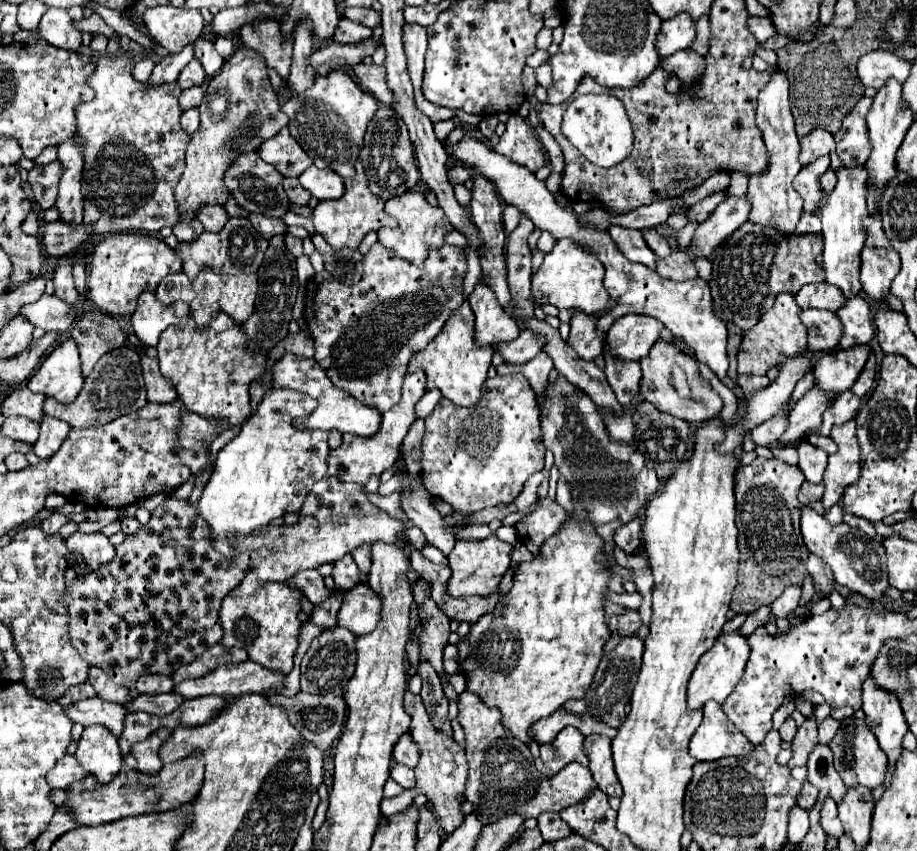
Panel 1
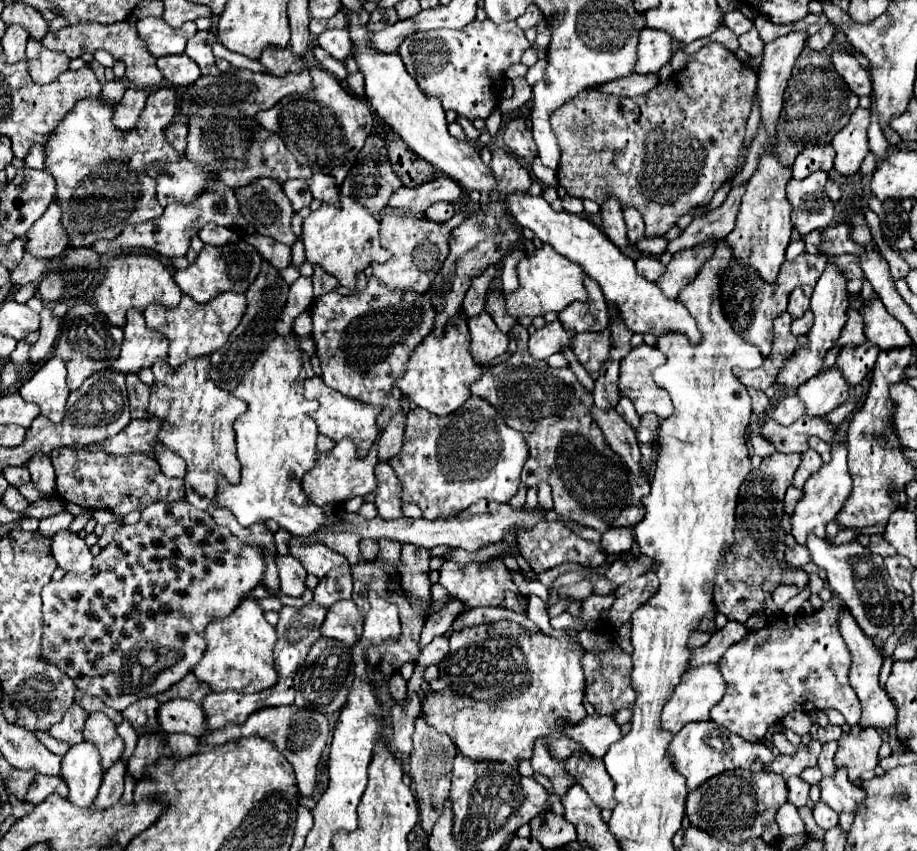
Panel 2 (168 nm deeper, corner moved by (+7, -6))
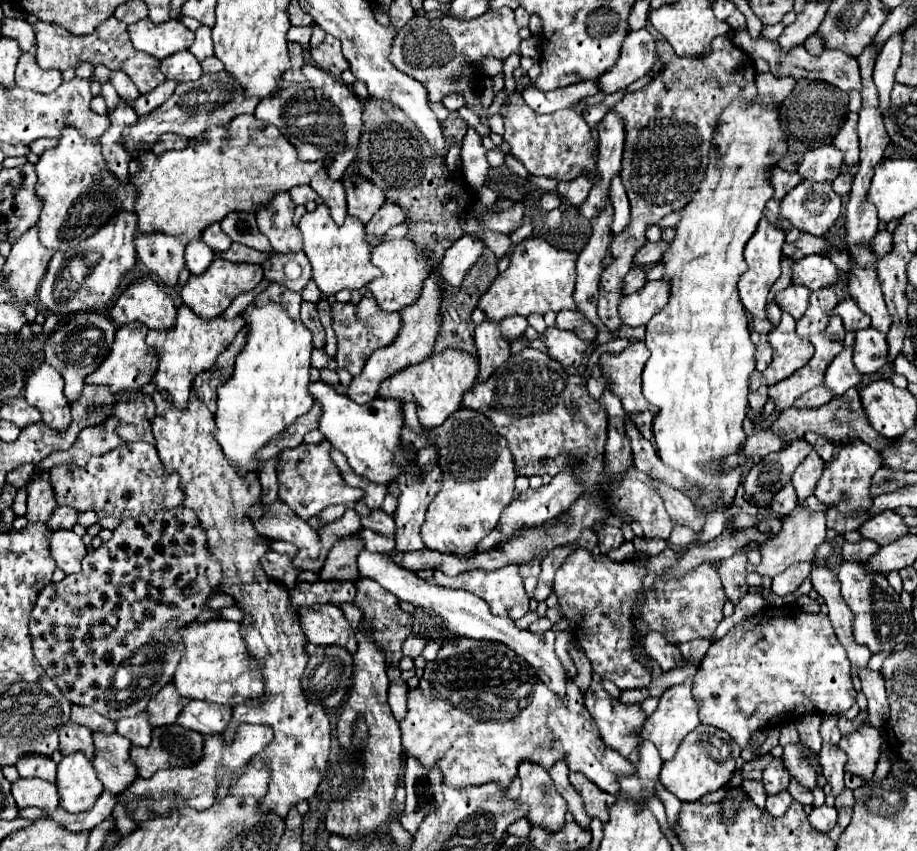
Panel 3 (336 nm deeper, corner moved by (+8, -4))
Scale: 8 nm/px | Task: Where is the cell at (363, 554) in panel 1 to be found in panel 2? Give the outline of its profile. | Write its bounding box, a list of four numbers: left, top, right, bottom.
[361,540,379,562]

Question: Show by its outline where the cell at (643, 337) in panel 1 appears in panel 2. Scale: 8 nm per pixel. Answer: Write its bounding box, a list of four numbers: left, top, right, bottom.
[571,330,613,372]

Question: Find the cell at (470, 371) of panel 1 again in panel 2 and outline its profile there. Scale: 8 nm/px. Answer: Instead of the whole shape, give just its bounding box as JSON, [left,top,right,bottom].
[397,314,483,416]

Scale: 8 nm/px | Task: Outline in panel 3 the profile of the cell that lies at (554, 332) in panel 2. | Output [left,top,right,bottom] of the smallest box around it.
[556,310,598,342]

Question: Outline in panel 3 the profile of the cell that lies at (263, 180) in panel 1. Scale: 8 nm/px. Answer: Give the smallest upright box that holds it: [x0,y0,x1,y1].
[256,192,303,254]

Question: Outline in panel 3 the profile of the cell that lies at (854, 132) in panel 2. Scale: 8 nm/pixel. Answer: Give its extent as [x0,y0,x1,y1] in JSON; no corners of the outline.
[834,114,858,166]

